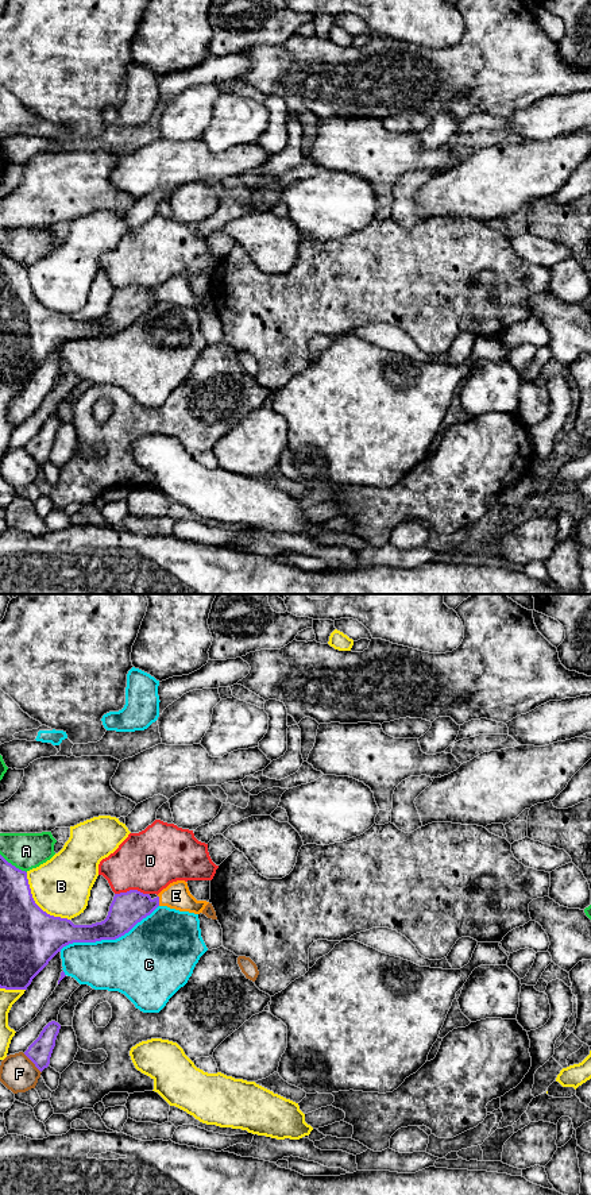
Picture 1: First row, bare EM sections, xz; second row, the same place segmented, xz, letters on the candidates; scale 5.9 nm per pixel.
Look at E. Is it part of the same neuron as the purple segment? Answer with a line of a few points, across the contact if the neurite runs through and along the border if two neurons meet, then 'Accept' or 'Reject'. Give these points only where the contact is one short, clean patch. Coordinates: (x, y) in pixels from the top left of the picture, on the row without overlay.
Line: xz (127, 304), (158, 296), (176, 290). Accept

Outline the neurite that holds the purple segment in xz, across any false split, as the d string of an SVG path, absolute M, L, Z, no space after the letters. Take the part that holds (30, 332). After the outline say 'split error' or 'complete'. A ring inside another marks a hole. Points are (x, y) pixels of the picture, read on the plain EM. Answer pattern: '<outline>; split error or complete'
M0 250L0 383L27 385L63 342L116 335L158 301L200 309L208 298L197 296L185 275L177 275L154 294L138 285L115 289L104 316L74 320L43 307L32 293L27 267Z; split error

